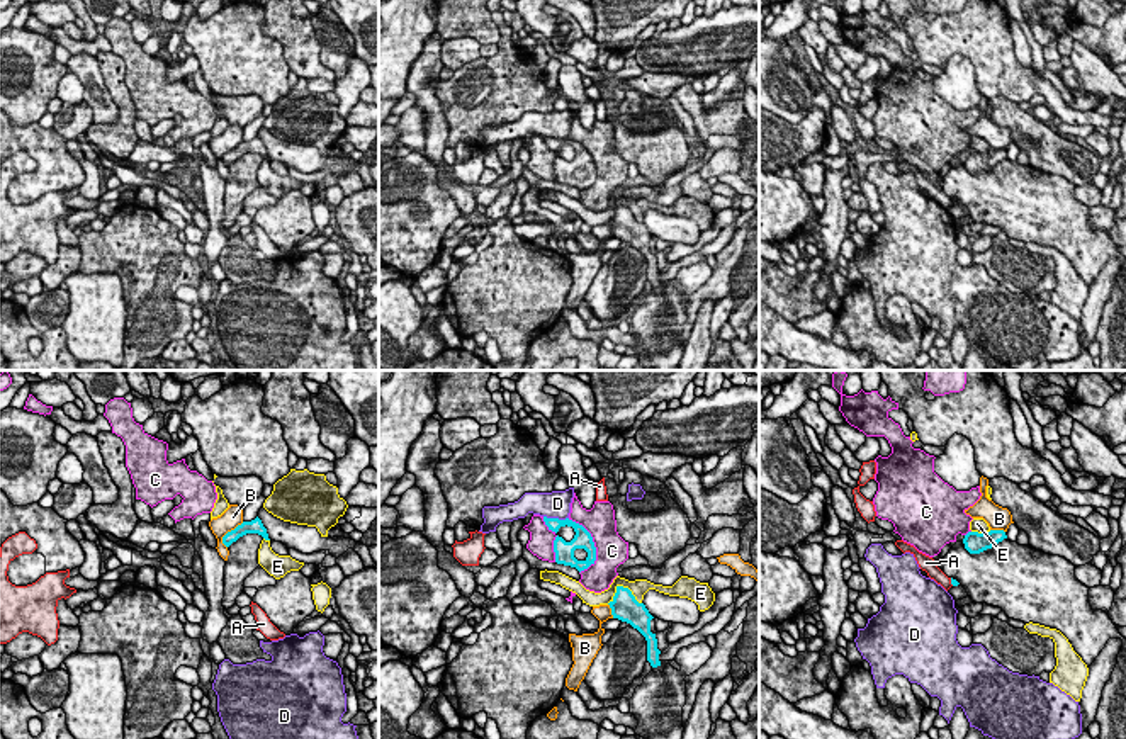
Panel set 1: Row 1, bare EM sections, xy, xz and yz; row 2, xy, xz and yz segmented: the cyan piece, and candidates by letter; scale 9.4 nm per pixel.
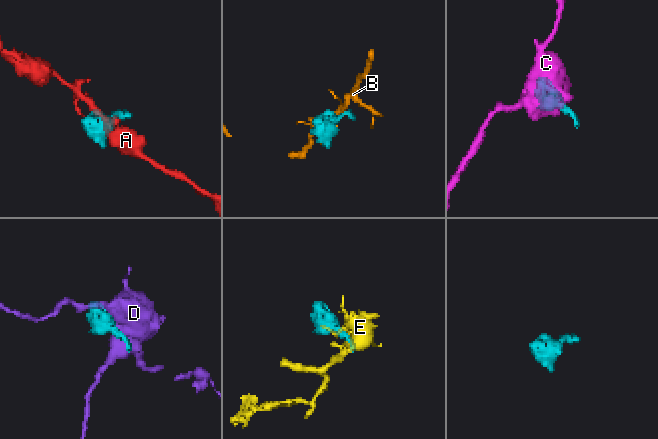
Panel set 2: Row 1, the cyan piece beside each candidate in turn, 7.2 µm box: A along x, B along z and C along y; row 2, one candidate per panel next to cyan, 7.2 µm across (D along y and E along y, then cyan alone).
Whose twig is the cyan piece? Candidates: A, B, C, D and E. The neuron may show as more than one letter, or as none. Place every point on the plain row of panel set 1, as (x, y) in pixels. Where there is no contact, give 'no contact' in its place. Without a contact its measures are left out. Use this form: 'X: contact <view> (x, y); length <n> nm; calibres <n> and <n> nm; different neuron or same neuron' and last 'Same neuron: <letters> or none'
A: contact yz (951, 201); length 90 nm; calibres 60 and 130 nm; different neuron
B: contact xy (228, 152); length 300 nm; calibres 130 and 190 nm; different neuron
C: contact xz (593, 163); length 550 nm; calibres 170 and 300 nm; different neuron
D: contact xz (556, 138); length 240 nm; calibres 130 and 260 nm; different neuron
E: contact xz (622, 206); length 340 nm; calibres 260 and 160 nm; different neuron
Same neuron: none

